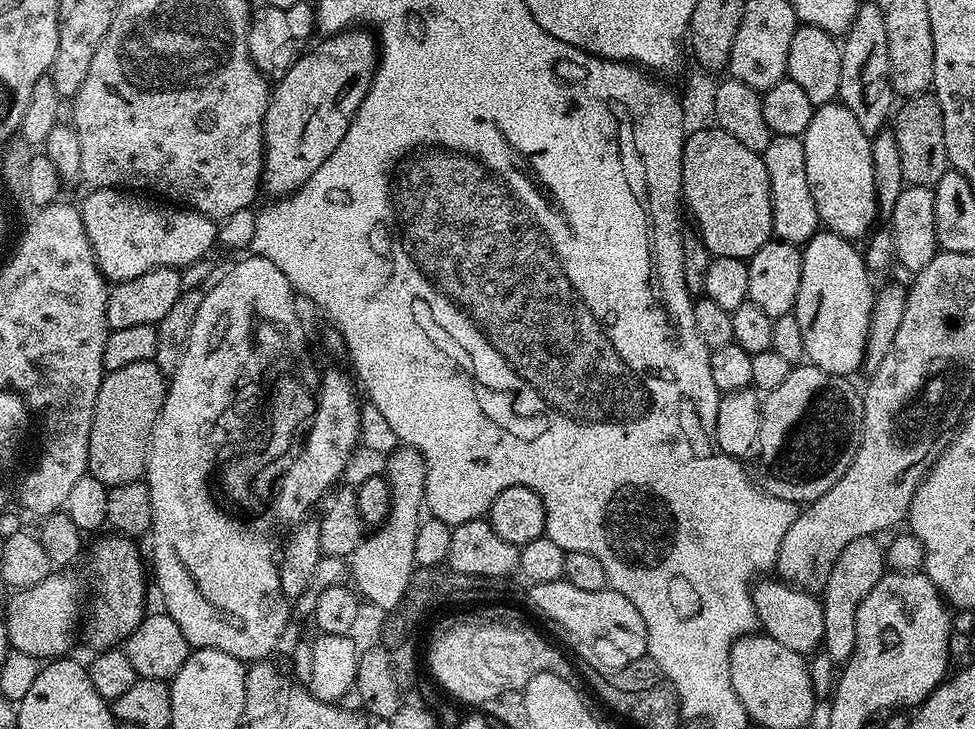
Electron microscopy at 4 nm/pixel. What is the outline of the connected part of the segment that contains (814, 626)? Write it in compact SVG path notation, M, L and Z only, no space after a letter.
M772 578L759 579L752 590L757 623L763 633L774 638L788 650L794 650L803 656L810 655L809 653L816 648L818 650L825 634L821 601L813 593L802 592L776 578L768 579Z

